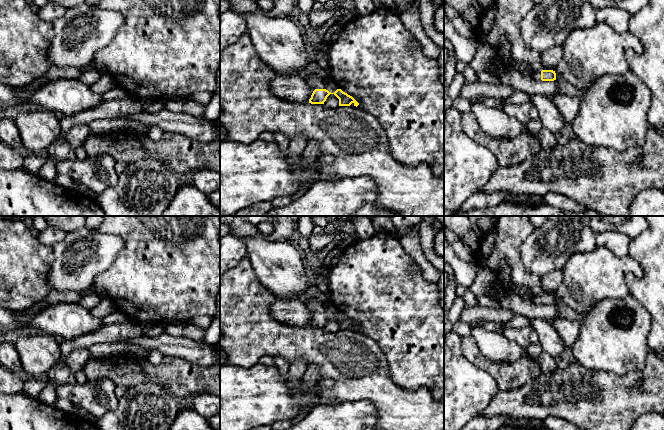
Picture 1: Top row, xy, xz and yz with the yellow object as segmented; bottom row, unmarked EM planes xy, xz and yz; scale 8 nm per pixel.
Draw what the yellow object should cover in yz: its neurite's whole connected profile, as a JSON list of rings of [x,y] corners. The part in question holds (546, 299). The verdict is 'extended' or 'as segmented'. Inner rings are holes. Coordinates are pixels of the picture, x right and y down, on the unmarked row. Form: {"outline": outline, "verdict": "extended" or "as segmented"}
{"outline": [[[553,294],[532,295],[530,300],[534,304],[554,305],[556,304],[556,297]]], "verdict": "extended"}

